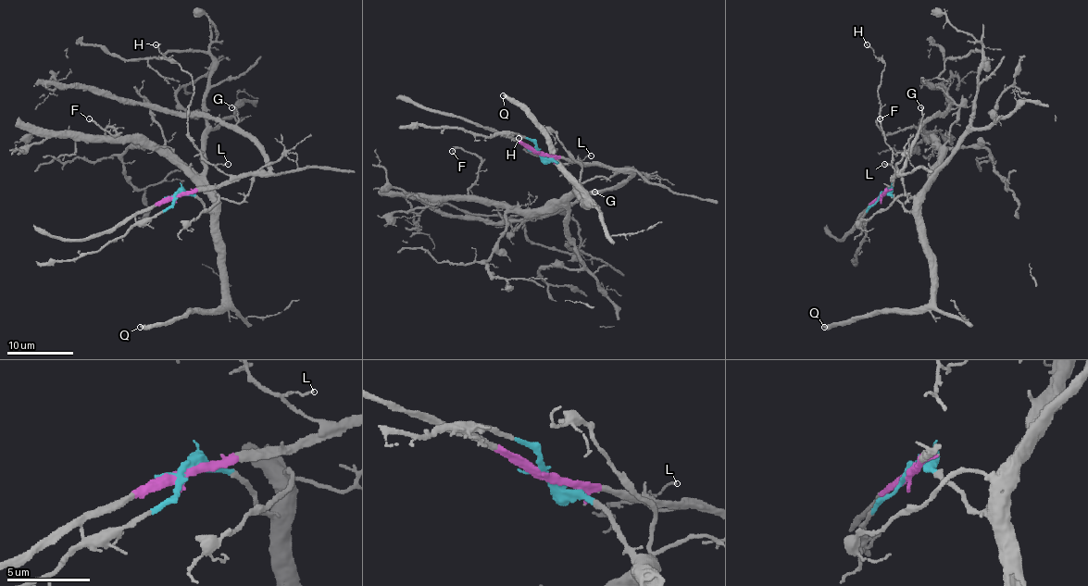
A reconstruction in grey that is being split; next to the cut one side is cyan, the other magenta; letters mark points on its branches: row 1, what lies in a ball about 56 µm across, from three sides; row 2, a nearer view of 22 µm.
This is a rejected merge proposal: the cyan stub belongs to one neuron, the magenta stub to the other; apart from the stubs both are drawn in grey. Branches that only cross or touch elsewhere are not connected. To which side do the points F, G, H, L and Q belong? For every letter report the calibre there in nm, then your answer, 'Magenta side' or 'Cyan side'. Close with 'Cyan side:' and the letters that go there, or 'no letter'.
F: Thickness 170 nm. Cyan side
G: Thickness 110 nm. Magenta side
H: Thickness 150 nm. Magenta side
L: Thickness 110 nm. Magenta side
Q: Thickness 360 nm. Cyan side
Cyan side: F, Q

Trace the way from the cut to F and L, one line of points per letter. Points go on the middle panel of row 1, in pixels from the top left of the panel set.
F: (538, 151), (576, 185), (536, 210), (477, 202), (468, 193), (481, 159), (460, 147), (452, 151)
L: (538, 151), (593, 164), (580, 164), (591, 155)

